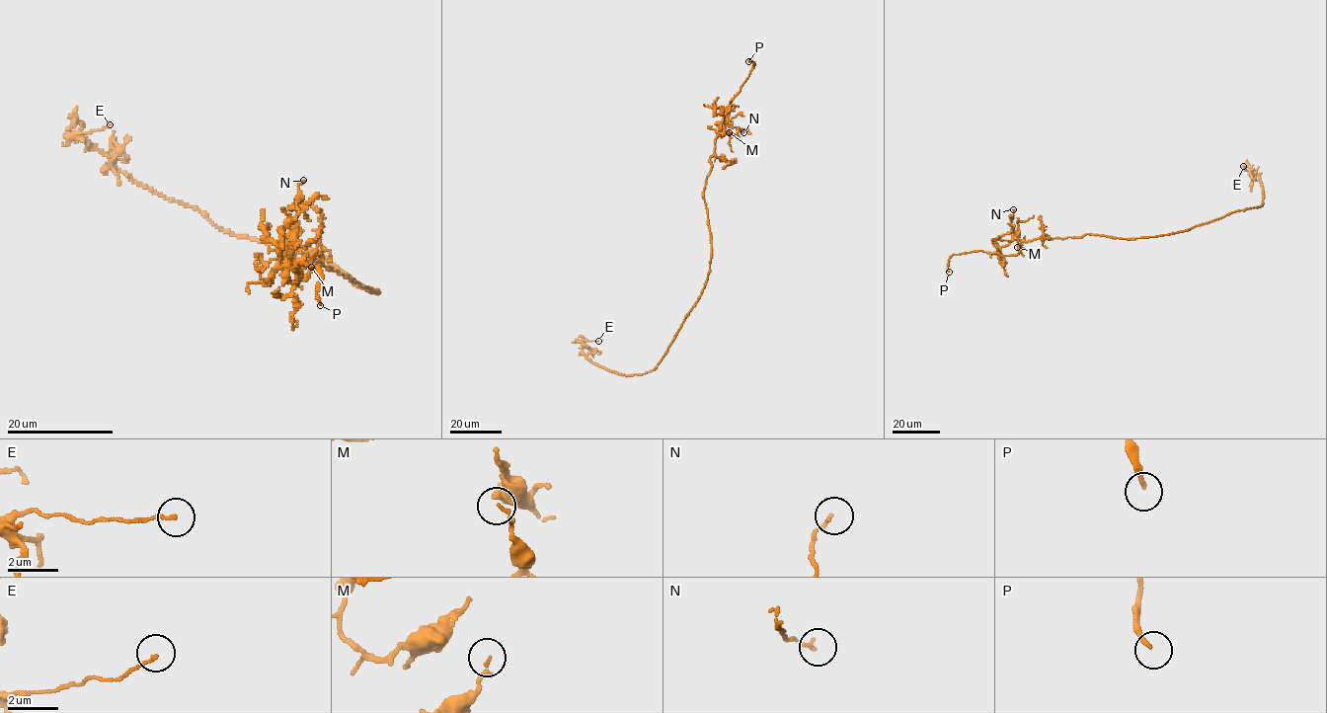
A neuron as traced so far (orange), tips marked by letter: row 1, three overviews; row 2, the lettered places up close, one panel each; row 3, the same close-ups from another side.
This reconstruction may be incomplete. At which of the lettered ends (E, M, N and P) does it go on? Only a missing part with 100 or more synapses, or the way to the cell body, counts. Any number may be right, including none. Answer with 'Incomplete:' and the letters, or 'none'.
Incomplete: P

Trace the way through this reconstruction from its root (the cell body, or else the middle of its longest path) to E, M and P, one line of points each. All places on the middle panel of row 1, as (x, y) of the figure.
E: (706, 280), (698, 300), (654, 369), (626, 376), (592, 362), (583, 353), (582, 341), (598, 341)
M: (706, 280), (712, 247), (703, 190), (712, 167), (709, 157), (728, 111), (720, 130), (729, 132)
P: (706, 280), (712, 247), (703, 190), (716, 136), (724, 128), (725, 112), (754, 64), (748, 61)

